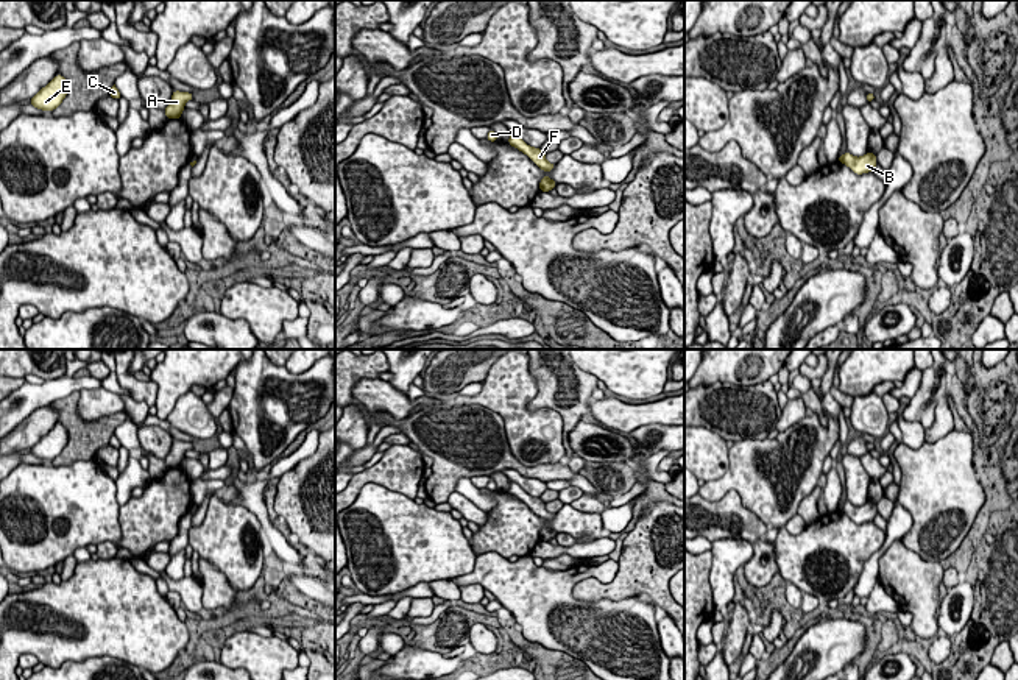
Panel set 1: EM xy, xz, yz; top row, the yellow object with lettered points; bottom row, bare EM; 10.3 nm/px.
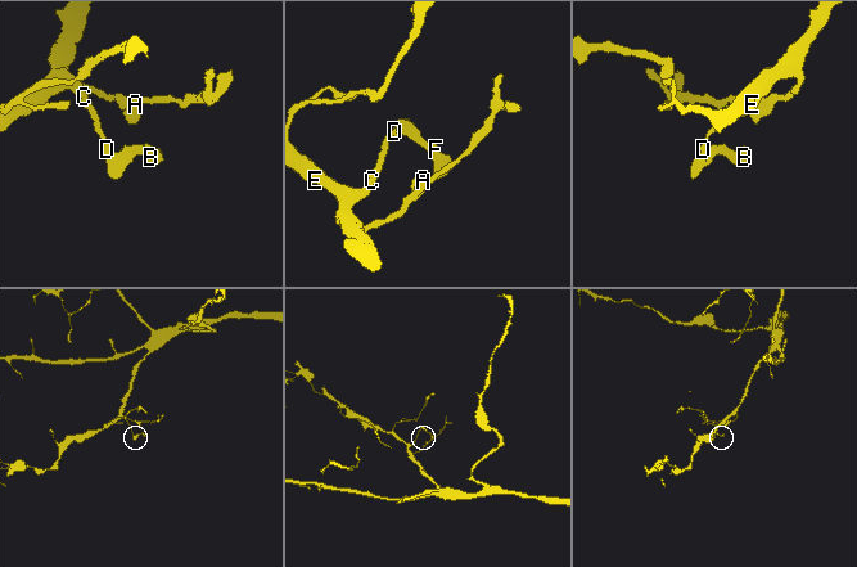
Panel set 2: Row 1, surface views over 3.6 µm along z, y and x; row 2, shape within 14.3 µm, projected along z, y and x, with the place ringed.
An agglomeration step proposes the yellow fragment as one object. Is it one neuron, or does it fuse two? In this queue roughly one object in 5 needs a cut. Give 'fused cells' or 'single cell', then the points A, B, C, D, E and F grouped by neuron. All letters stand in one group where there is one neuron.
single cell | A B C D E F

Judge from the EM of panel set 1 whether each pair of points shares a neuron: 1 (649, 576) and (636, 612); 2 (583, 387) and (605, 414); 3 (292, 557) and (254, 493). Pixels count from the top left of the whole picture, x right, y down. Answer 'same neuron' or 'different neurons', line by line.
1: different neurons
2: different neurons
3: same neuron

